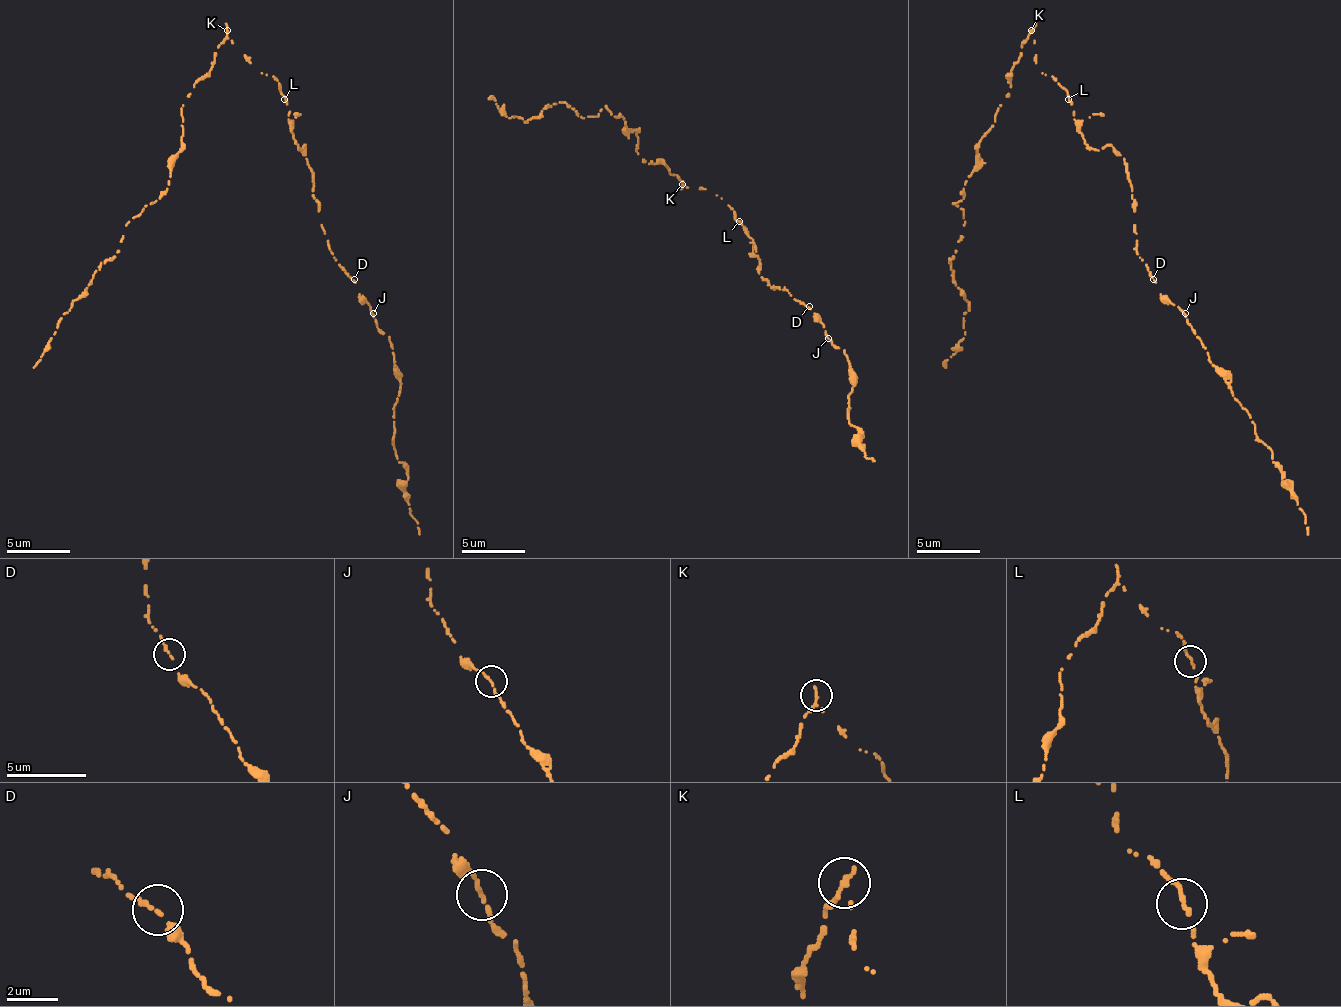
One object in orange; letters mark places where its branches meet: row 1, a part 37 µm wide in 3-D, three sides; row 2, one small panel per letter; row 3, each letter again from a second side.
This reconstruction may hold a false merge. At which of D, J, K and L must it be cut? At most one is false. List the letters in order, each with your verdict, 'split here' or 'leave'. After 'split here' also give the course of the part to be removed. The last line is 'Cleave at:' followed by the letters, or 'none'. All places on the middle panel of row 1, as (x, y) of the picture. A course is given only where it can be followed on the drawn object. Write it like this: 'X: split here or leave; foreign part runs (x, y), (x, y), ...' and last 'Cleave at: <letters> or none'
D: leave
J: leave
K: split here; foreign part runs (683, 183), (648, 164), (635, 152), (638, 136), (604, 108), (582, 117), (560, 101), (525, 120), (490, 95)
L: leave
Cleave at: K

